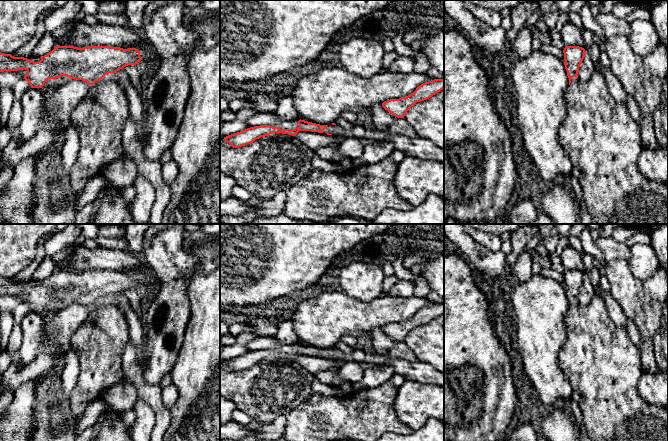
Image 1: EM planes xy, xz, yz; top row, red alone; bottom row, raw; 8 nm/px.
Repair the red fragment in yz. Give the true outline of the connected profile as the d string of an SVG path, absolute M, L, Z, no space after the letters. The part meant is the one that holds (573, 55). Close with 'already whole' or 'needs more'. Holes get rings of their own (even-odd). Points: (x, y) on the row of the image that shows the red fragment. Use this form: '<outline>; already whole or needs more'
M566 46L563 53L569 86L559 141L572 167L579 170L578 181L592 224L668 224L668 184L647 179L637 167L643 149L638 122L629 114L626 103L611 97L601 71L596 70L587 82L578 80L584 48Z; needs more

